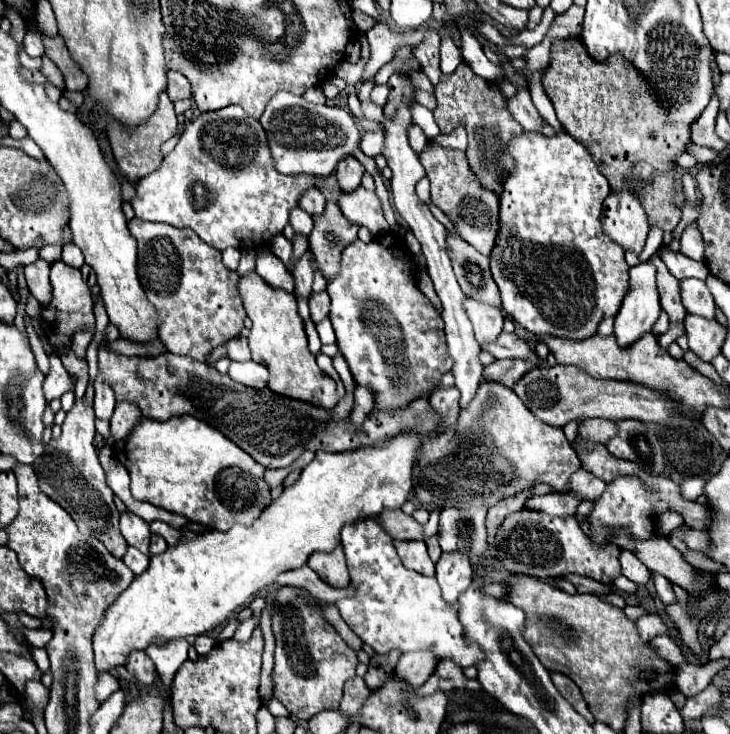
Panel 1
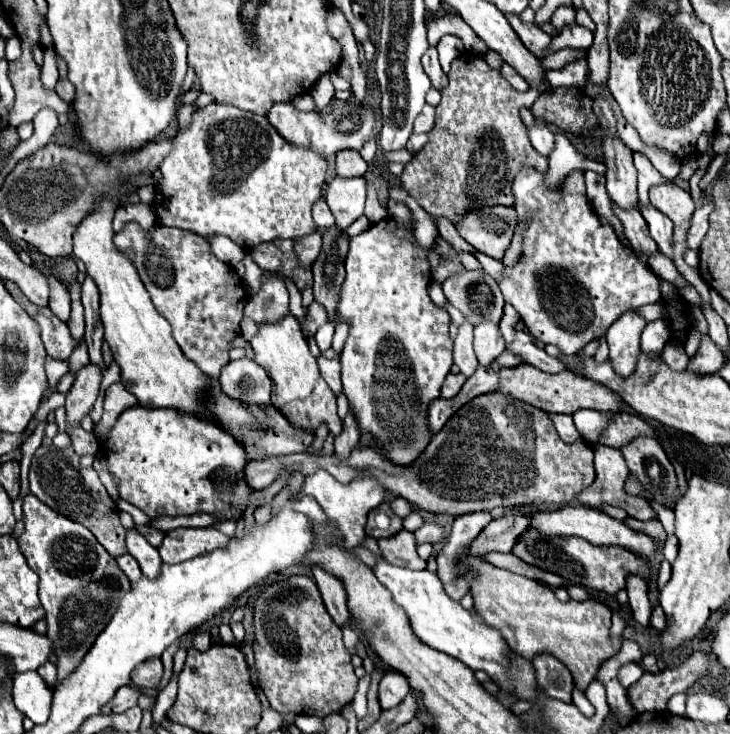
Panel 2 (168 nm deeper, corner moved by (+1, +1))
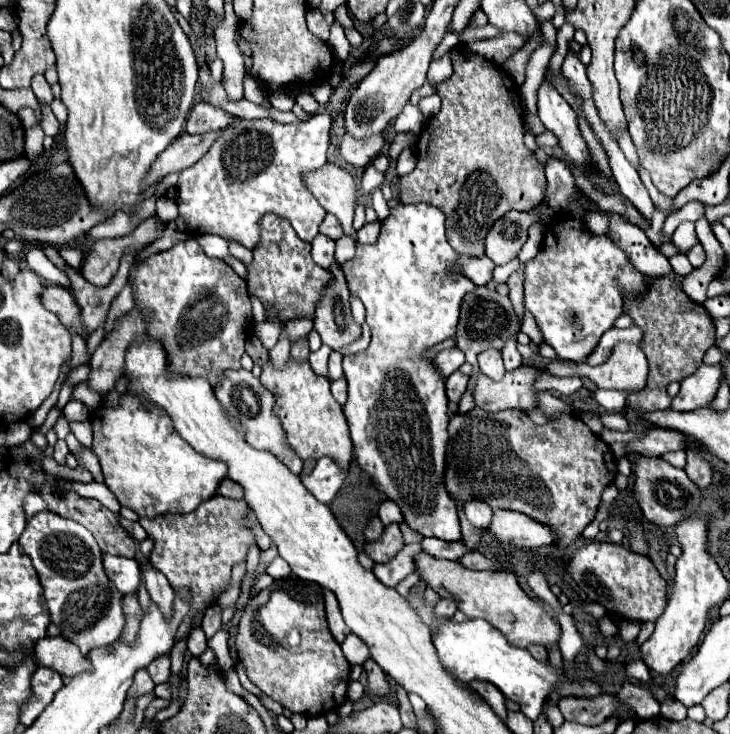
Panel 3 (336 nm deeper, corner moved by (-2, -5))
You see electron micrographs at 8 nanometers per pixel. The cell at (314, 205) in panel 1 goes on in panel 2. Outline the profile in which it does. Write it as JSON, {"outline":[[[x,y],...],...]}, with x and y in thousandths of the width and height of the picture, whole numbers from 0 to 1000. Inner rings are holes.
{"outline":[[[437,270],[429,278],[429,300],[432,300],[434,311],[451,311],[459,305],[459,297],[456,297],[456,292],[453,292],[453,286],[442,270]]]}

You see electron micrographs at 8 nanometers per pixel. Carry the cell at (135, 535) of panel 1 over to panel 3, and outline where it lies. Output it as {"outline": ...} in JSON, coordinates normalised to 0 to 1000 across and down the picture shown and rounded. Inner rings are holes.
{"outline":[[[195,766],[195,779],[197,779],[197,787],[200,787],[200,801],[205,807],[205,815],[208,820],[219,828],[219,834],[225,834],[227,839],[236,837],[236,823],[238,823],[238,804],[236,798],[230,796],[227,785],[222,785],[214,774],[208,774],[203,766]]]}

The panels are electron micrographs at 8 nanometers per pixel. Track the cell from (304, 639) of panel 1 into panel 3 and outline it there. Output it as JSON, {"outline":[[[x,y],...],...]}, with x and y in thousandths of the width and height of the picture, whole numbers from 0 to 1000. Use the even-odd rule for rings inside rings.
{"outline":[[[397,782],[348,812],[329,842],[321,883],[342,929],[397,970],[436,975],[474,956],[479,905],[449,858],[444,809],[433,793]]]}

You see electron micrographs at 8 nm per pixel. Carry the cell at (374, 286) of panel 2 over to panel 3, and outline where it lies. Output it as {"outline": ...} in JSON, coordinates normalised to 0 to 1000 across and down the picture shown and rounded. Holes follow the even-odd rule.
{"outline":[[[559,278],[559,281],[542,281],[534,286],[534,294],[529,300],[521,302],[521,322],[518,330],[507,338],[501,332],[488,332],[488,349],[482,357],[468,360],[477,392],[485,403],[490,403],[501,420],[501,441],[510,450],[510,466],[507,471],[488,482],[488,485],[471,485],[471,512],[477,518],[477,545],[471,550],[471,567],[477,572],[477,583],[479,583],[479,597],[485,605],[485,624],[490,629],[490,635],[496,638],[496,643],[501,643],[510,654],[510,659],[532,676],[532,681],[542,684],[553,700],[553,711],[567,722],[575,725],[578,730],[592,730],[592,733],[603,733],[611,738],[627,738],[633,736],[633,725],[630,725],[630,711],[627,711],[627,700],[625,700],[625,684],[614,676],[611,665],[608,665],[608,627],[611,627],[611,610],[614,610],[614,542],[611,542],[611,526],[608,526],[608,515],[603,512],[603,507],[597,504],[597,499],[586,490],[578,488],[578,482],[584,477],[589,477],[595,469],[619,460],[625,455],[625,441],[627,441],[627,428],[630,428],[630,411],[641,398],[652,395],[652,387],[636,376],[633,371],[627,371],[627,349],[619,341],[619,335],[611,327],[608,319],[608,292],[589,281],[589,278]]]}

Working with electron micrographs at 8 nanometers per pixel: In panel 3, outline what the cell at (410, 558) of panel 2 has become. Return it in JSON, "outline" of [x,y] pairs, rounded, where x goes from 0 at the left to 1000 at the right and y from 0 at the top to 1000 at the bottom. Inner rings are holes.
{"outline":[[[532,714],[526,719],[526,730],[521,730],[521,736],[499,738],[499,752],[504,752],[504,757],[512,766],[532,766],[542,757],[542,752],[551,744],[553,744],[553,738],[551,738],[551,725],[548,725],[545,714]]]}

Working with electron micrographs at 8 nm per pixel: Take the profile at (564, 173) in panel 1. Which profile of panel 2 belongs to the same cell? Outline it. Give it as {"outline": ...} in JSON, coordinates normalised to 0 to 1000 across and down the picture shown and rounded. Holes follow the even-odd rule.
{"outline":[[[730,226],[714,229],[703,248],[703,283],[708,286],[711,305],[719,305],[716,343],[703,362],[689,365],[689,376],[684,381],[692,411],[711,425],[725,455],[747,469],[760,469],[774,485],[788,485],[810,463],[823,460],[856,422],[905,409],[903,379],[875,354],[867,341],[851,335],[834,305],[823,305],[804,272],[801,259],[801,243],[796,232],[782,232],[768,251],[752,256],[747,251],[747,234],[730,232]]]}

